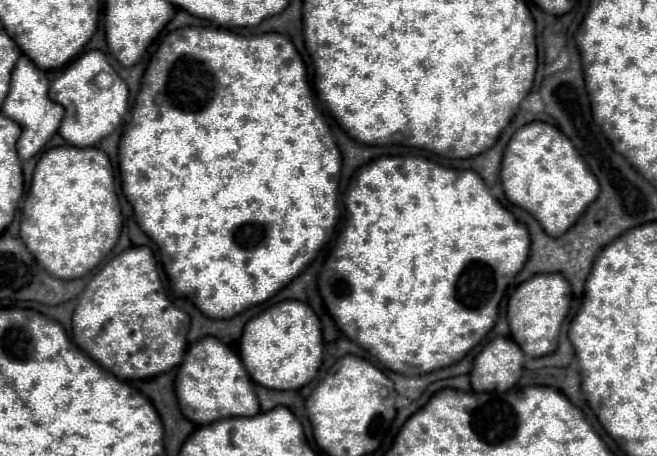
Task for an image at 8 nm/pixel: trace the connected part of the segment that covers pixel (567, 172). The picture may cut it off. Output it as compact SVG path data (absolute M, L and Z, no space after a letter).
M532 121L508 141L500 167L506 199L534 215L550 237L560 237L576 223L580 213L598 197L598 181L588 171L570 139L554 125Z

